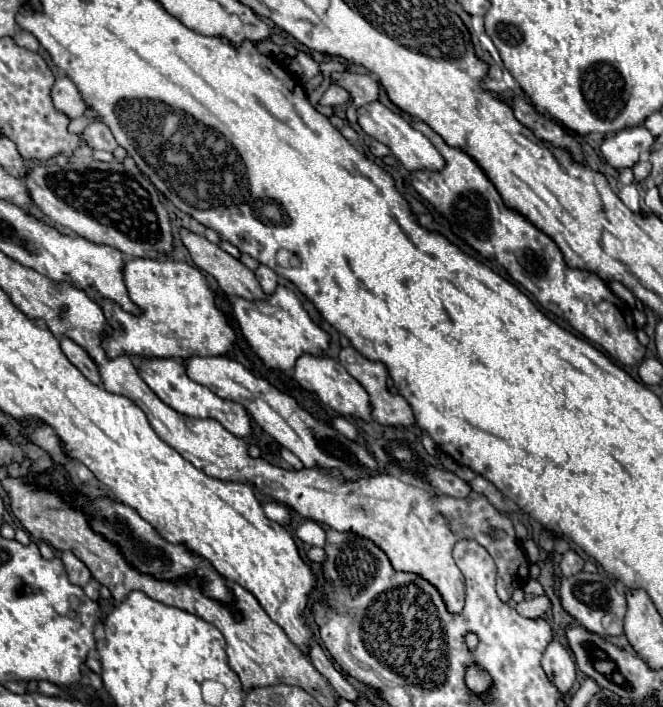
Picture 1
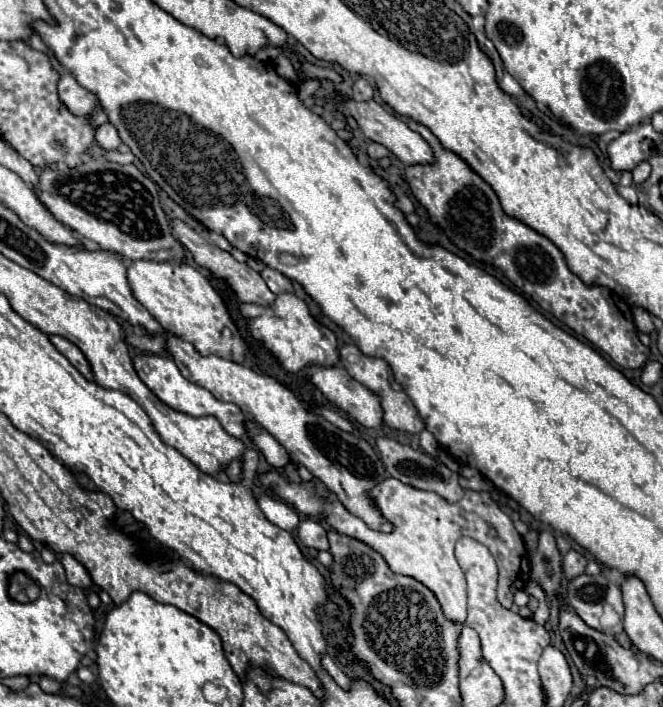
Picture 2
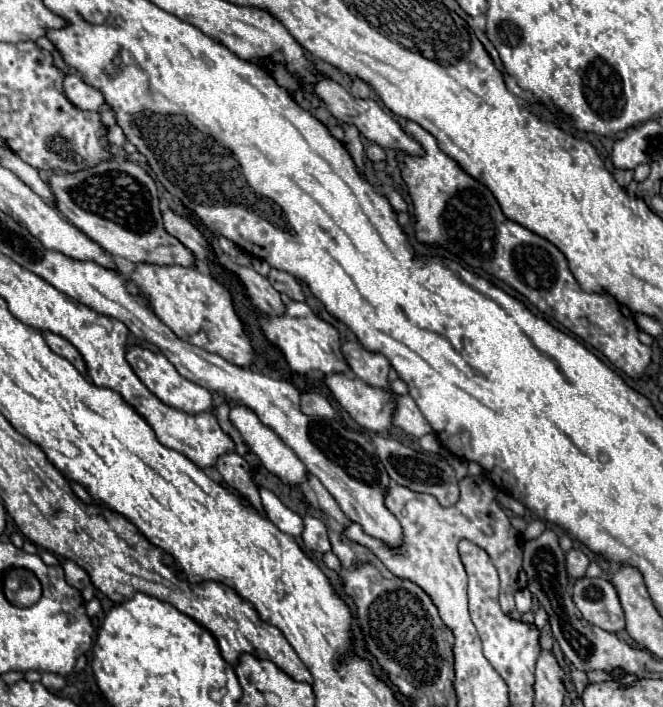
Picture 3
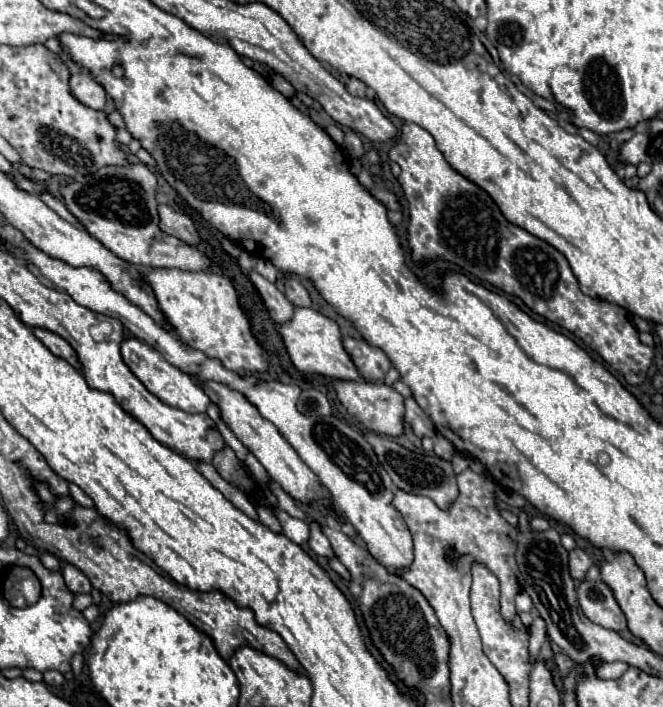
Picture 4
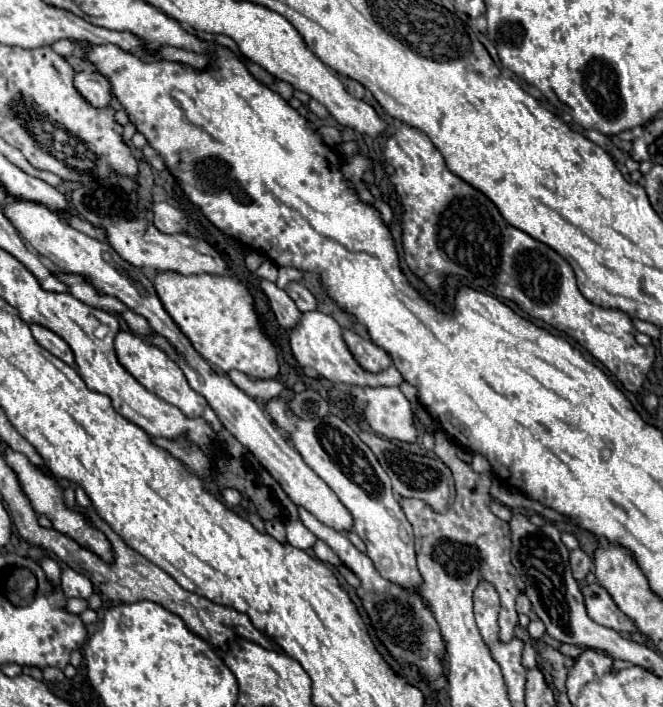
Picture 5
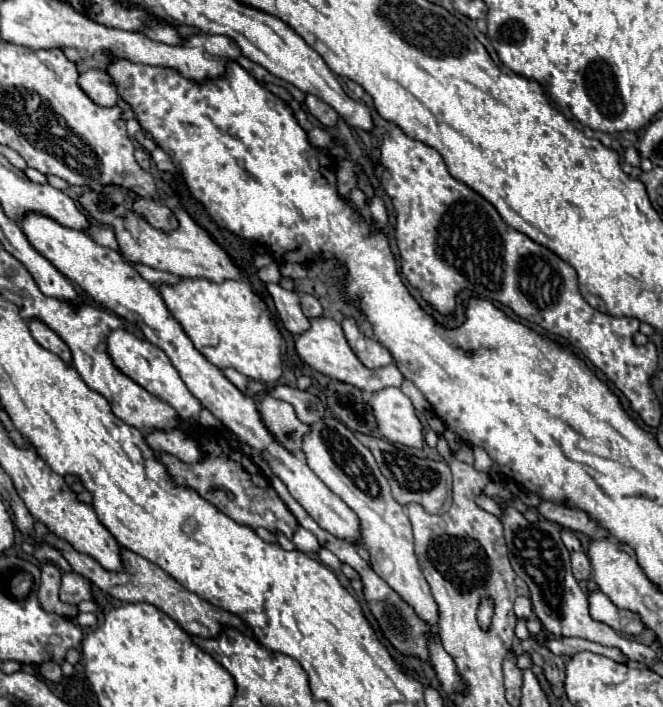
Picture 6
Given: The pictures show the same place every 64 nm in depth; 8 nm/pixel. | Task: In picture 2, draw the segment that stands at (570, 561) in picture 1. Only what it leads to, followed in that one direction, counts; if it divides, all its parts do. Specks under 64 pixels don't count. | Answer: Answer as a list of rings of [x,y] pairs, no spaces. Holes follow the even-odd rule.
[[[570,550],[570,552],[564,556],[564,574],[566,574],[566,578],[576,578],[576,576],[580,576],[584,570],[586,570],[586,558],[584,558],[580,552]]]

